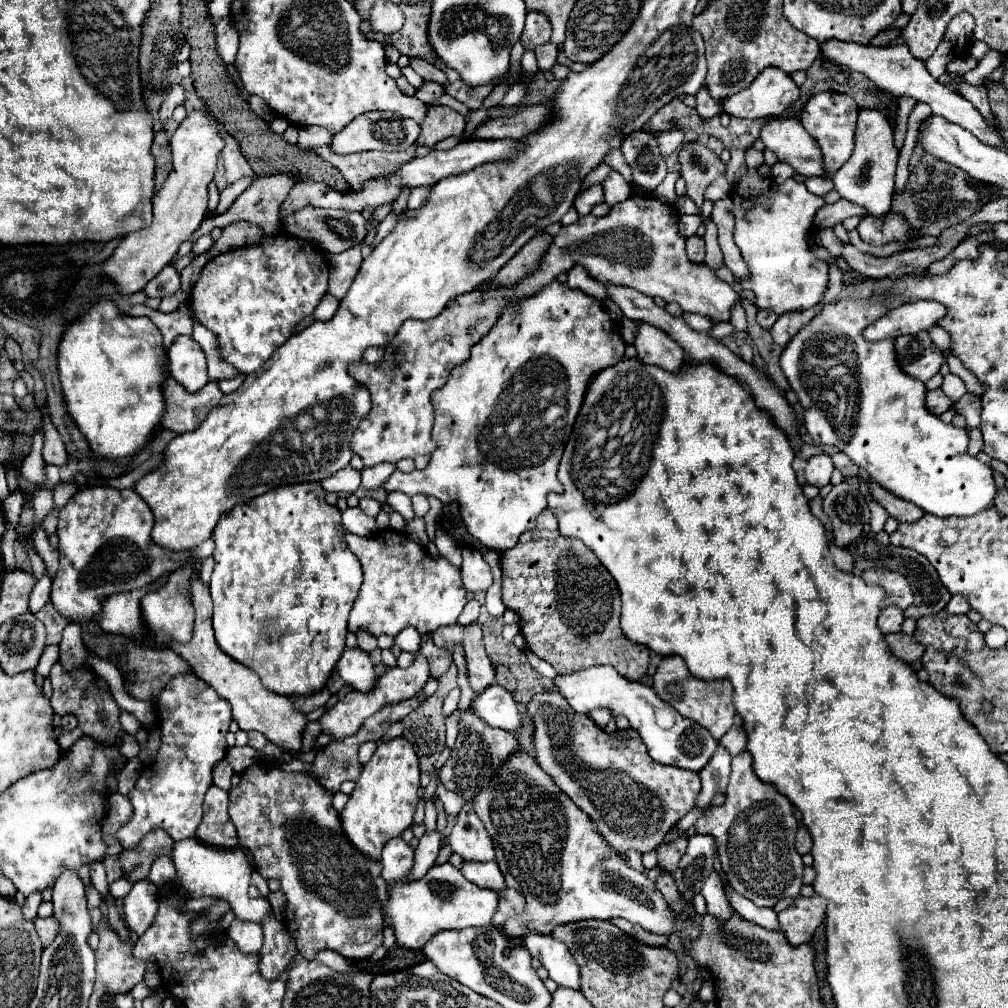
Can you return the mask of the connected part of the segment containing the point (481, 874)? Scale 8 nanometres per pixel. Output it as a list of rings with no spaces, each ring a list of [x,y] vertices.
[[[463,862],[461,866],[461,872],[467,880],[471,880],[473,884],[481,886],[481,888],[495,888],[495,890],[501,890],[505,888],[505,880],[503,880],[503,874],[497,866],[497,862],[483,862],[483,864],[467,864]]]

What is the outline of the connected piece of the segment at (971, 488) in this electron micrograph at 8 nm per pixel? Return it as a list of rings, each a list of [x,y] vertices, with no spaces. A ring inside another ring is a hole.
[[[839,300],[825,306],[783,350],[781,370],[805,410],[805,426],[815,442],[843,450],[871,480],[935,516],[975,516],[995,504],[993,470],[969,456],[965,428],[943,424],[925,408],[925,384],[897,368],[893,340],[867,342],[861,330],[887,308],[875,300]],[[843,376],[855,378],[851,394],[843,392]],[[855,394],[855,414],[841,424],[841,410]]]

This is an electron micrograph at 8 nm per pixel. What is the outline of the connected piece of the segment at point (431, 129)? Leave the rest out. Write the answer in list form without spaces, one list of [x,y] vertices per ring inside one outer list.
[[[429,106],[427,118],[421,126],[417,146],[431,148],[447,136],[461,136],[465,130],[465,118],[447,106]]]

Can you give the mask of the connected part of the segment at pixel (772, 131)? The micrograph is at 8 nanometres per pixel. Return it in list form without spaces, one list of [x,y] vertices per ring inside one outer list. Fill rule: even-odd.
[[[797,118],[769,120],[761,128],[759,140],[779,158],[779,162],[789,164],[795,172],[803,176],[825,176],[821,150]]]

